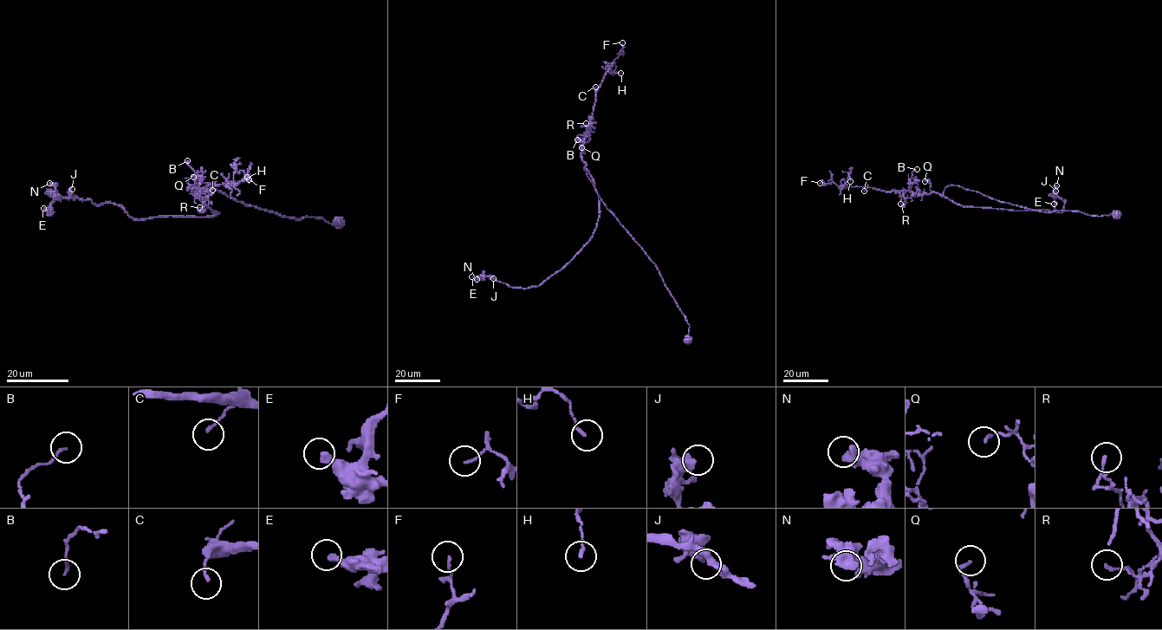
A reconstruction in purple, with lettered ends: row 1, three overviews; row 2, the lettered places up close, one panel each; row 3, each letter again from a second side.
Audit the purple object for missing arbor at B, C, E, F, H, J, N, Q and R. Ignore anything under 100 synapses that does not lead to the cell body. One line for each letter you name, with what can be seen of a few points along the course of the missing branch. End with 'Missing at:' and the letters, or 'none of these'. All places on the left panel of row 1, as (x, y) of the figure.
Missing at: none of these

